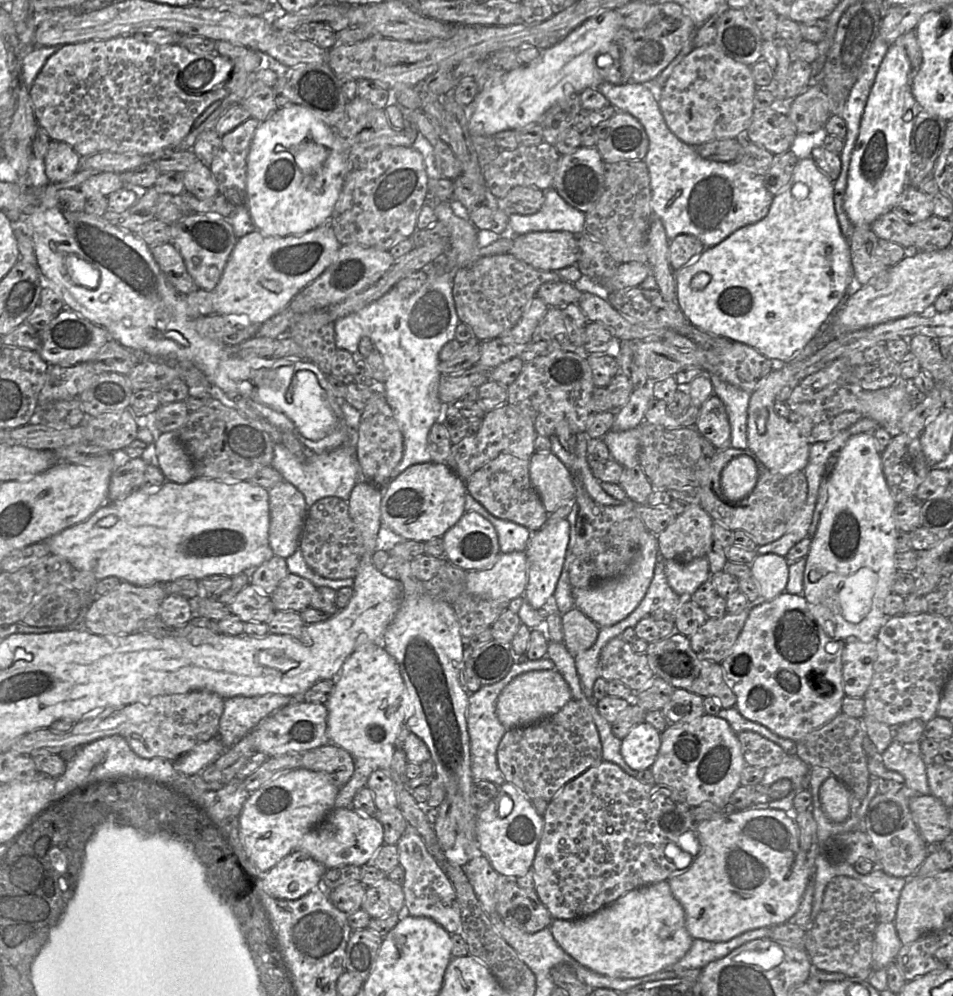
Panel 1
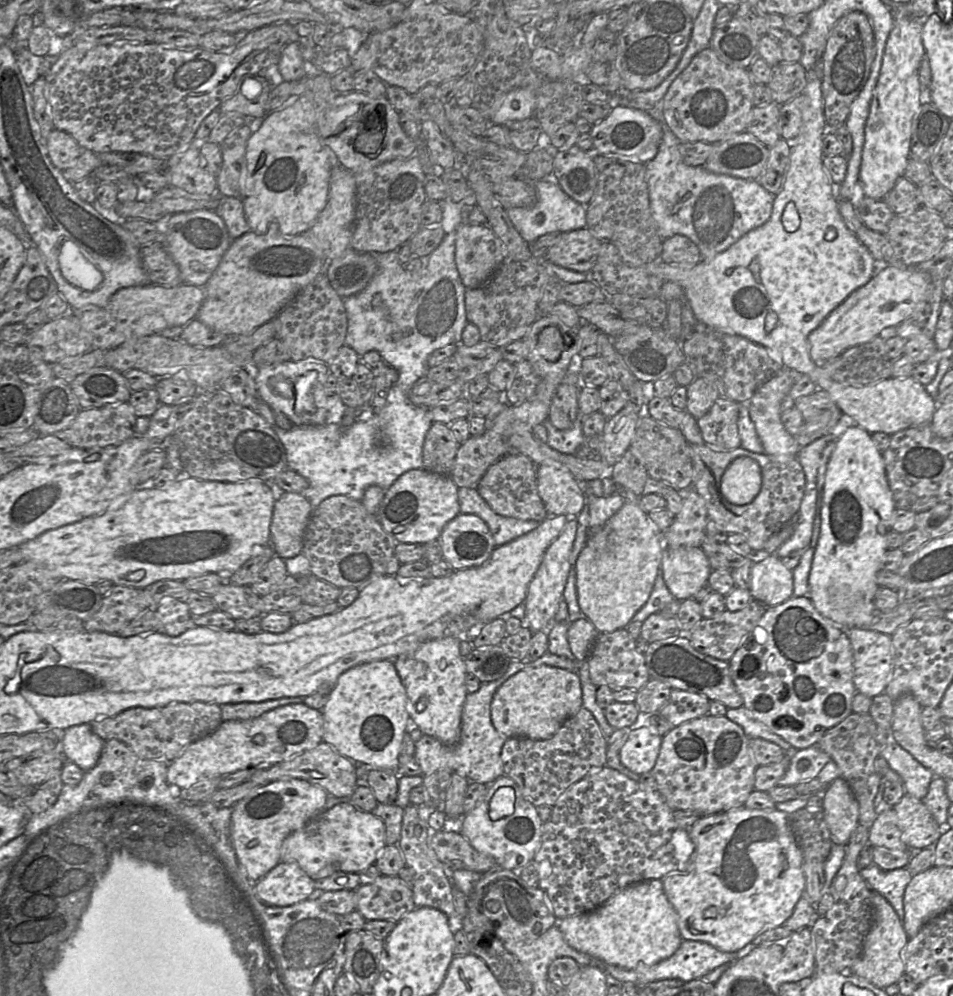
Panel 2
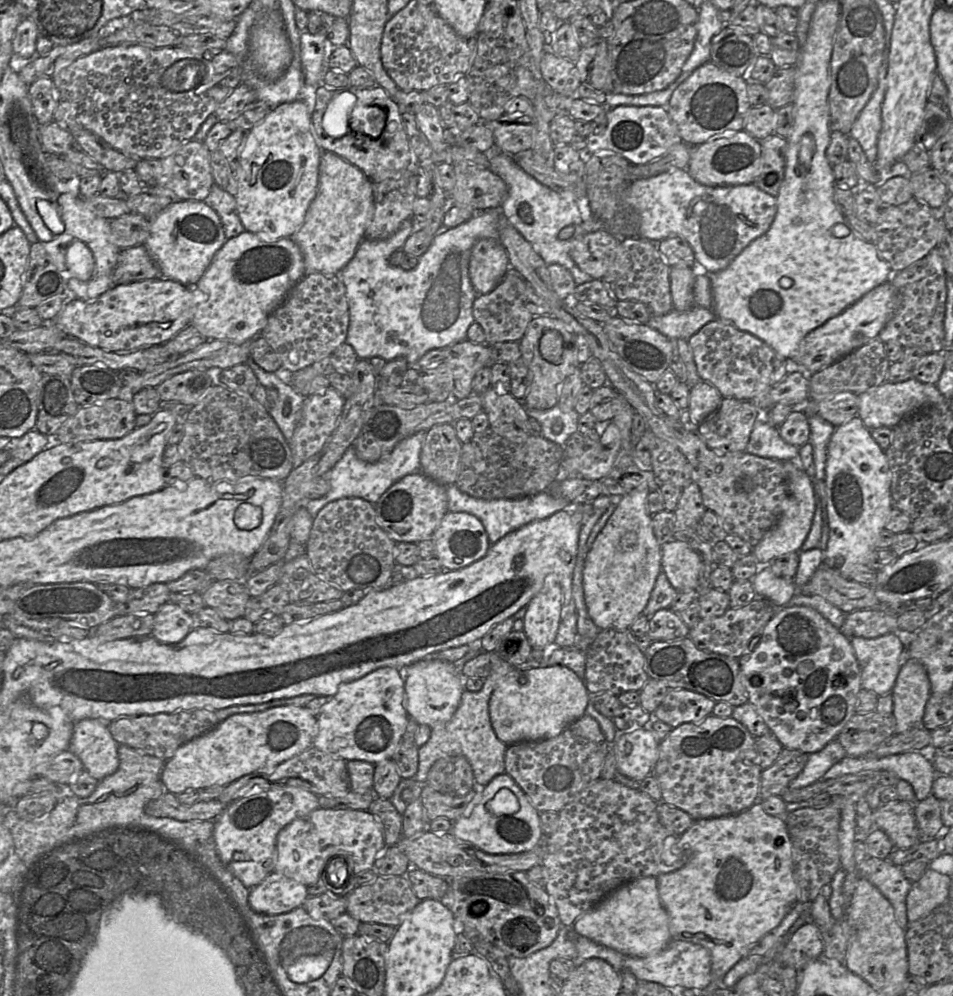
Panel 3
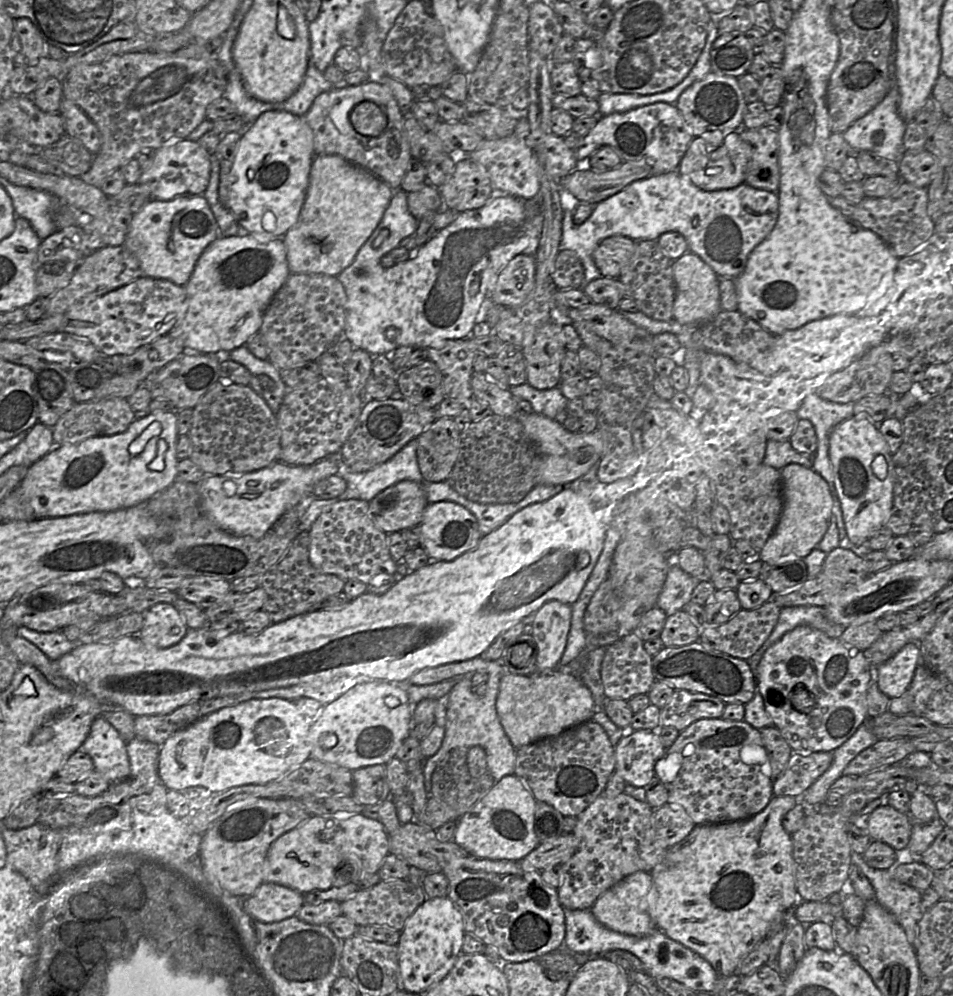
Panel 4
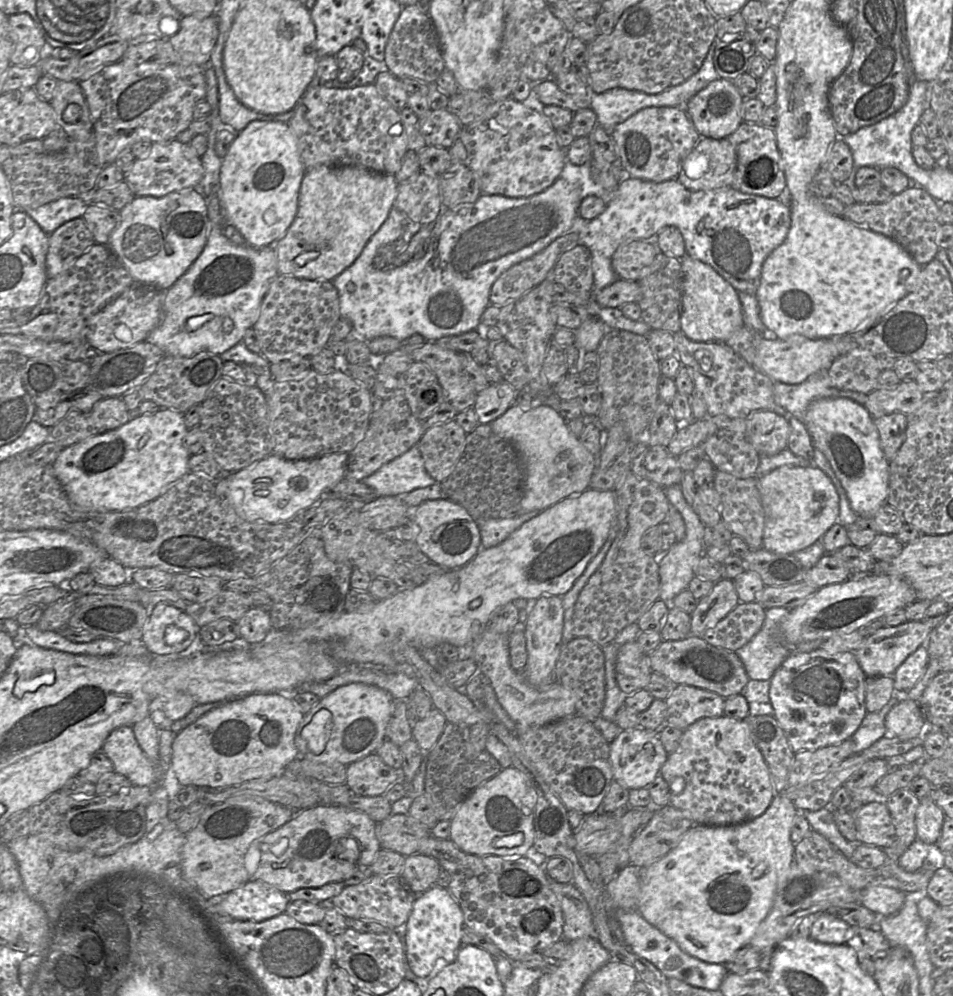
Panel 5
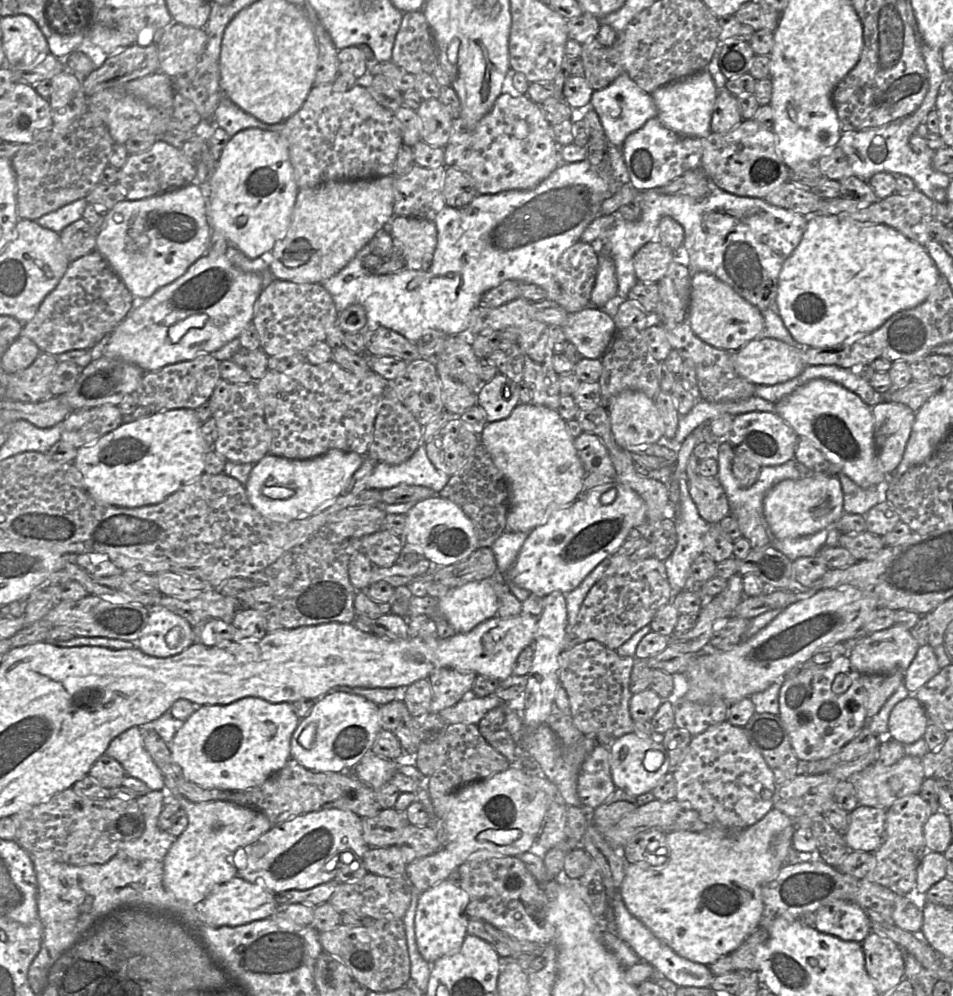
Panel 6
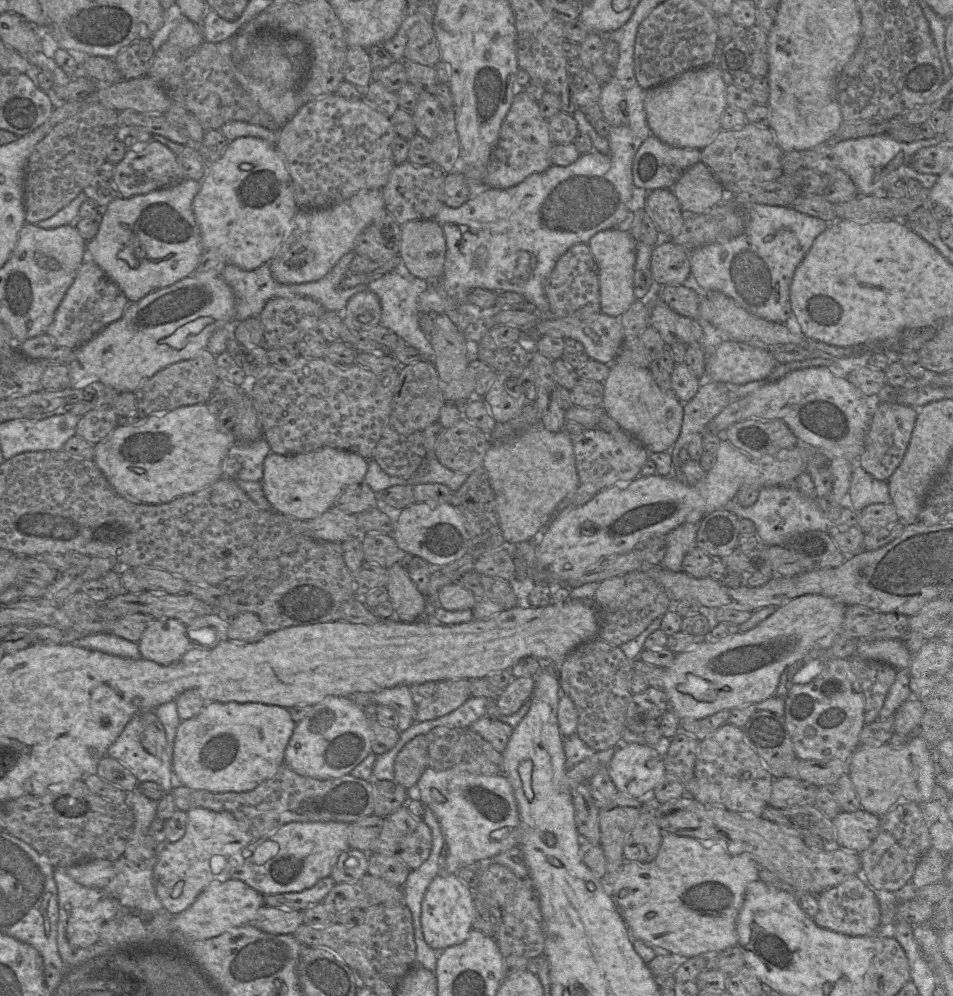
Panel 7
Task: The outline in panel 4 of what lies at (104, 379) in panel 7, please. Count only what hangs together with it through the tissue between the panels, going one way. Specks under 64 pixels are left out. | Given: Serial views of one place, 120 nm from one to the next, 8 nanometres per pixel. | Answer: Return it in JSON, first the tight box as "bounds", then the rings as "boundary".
{"bounds":[168,234,291,355],"boundary":[[[250,234],[244,237],[237,237],[237,236],[224,237],[220,235],[202,252],[194,267],[194,270],[192,272],[189,281],[186,283],[185,286],[183,286],[189,298],[189,306],[181,323],[177,327],[172,329],[168,333],[168,335],[180,338],[183,341],[186,351],[228,355],[232,350],[239,348],[241,346],[245,346],[249,338],[259,332],[263,322],[263,316],[267,308],[269,307],[276,293],[286,282],[290,274],[291,273],[287,262],[286,246],[283,239],[274,239],[267,243],[261,243],[258,242]]]}

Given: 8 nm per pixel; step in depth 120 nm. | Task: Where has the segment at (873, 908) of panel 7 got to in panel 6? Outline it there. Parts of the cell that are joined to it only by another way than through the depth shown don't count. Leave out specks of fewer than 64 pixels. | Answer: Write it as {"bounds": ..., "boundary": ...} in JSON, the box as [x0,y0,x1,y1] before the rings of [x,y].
{"bounds":[814,900,872,942],"boundary":[[[835,900],[815,912],[814,928],[842,940],[862,942],[872,931],[871,920],[854,902]]]}

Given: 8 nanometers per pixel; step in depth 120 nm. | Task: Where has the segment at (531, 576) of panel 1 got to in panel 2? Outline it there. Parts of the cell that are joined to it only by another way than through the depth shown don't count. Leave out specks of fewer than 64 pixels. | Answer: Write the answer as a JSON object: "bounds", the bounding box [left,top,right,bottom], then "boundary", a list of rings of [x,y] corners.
{"bounds":[524,519,577,632],"boundary":[[[569,519],[560,535],[550,544],[544,553],[541,564],[529,583],[525,598],[524,624],[533,632],[547,631],[554,623],[558,606],[563,599],[563,592],[570,571],[570,555],[577,533],[577,520]]]}

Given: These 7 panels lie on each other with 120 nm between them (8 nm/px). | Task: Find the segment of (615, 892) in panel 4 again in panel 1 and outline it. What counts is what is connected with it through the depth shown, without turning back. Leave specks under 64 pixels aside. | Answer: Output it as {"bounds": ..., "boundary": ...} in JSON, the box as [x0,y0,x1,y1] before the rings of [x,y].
{"bounds":[549,881,693,979],"boundary":[[[668,881],[631,890],[584,918],[553,919],[549,929],[557,944],[581,965],[620,979],[669,971],[693,942],[686,928],[684,909],[673,896]]]}

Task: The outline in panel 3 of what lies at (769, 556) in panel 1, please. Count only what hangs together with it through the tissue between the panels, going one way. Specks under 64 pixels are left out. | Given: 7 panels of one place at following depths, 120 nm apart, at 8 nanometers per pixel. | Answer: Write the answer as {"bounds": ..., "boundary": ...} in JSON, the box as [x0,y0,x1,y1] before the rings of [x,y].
{"bounds":[752,565,797,608],"boundary":[[[768,565],[760,567],[752,584],[757,597],[767,598],[776,608],[783,608],[797,593],[793,579],[776,576]]]}

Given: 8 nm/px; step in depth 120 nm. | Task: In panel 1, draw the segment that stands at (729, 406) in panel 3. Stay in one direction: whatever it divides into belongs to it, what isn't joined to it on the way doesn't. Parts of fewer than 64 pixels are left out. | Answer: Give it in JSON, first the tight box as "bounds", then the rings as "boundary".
{"bounds":[694,395,731,450],"boundary":[[[716,395],[700,407],[694,428],[710,441],[717,450],[730,447],[731,427],[724,403]]]}

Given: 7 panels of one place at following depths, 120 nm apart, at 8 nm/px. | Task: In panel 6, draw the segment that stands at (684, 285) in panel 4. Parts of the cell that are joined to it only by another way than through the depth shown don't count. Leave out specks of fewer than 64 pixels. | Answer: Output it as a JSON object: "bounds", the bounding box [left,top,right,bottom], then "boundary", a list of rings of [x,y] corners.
{"bounds":[686,272,762,352],"boundary":[[[708,272],[692,273],[691,295],[686,321],[697,337],[707,344],[730,352],[762,336],[761,311],[736,293],[728,284]]]}

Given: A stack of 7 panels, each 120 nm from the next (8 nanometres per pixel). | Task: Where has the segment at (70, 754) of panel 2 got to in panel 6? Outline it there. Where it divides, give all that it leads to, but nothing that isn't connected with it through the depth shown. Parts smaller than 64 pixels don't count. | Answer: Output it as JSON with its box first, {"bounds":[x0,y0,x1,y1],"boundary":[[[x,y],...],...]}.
{"bounds":[105,726,165,791],"boundary":[[[134,726],[115,737],[105,754],[118,761],[128,776],[143,781],[151,791],[165,790],[165,778],[143,742],[143,728]]]}

